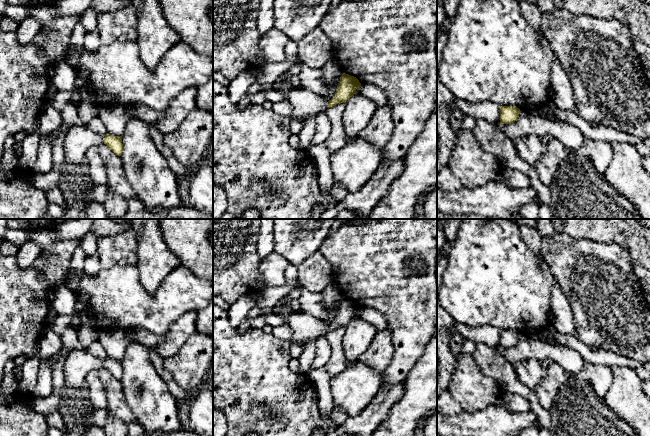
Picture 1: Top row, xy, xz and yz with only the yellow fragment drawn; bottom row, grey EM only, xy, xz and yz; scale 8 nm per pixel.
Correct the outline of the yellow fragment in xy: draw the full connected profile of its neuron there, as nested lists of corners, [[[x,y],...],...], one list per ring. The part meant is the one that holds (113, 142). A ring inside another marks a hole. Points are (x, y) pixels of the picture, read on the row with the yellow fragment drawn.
[[[72,126],[66,132],[63,148],[65,160],[58,169],[58,188],[66,206],[63,219],[86,219],[85,207],[93,202],[92,190],[96,184],[89,176],[86,161],[87,150],[95,145],[106,144],[116,155],[123,152],[122,137],[112,134],[101,136],[87,126]]]

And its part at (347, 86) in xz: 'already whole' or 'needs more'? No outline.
needs more

